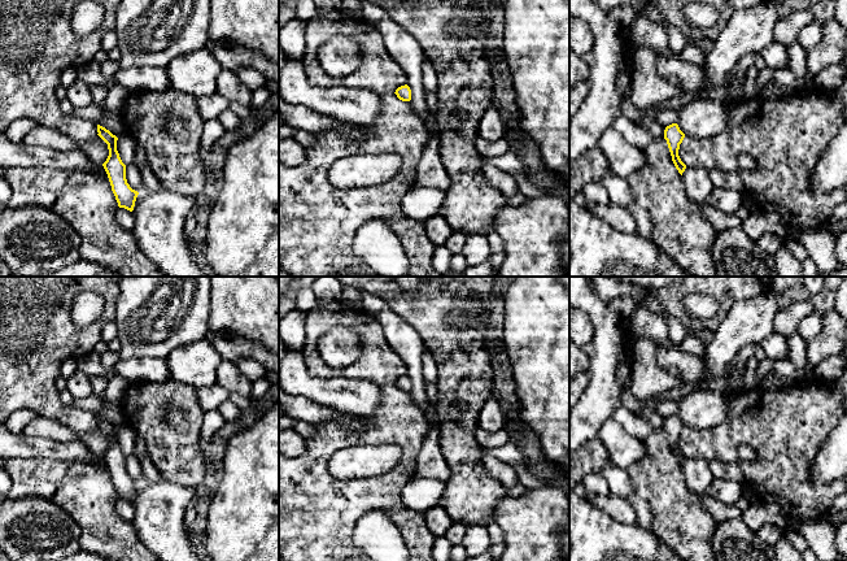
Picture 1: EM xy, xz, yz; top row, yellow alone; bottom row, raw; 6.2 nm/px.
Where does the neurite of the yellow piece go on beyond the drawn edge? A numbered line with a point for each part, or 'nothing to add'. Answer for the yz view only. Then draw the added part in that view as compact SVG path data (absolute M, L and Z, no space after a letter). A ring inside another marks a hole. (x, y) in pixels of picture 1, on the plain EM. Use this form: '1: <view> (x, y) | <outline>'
nothing to add

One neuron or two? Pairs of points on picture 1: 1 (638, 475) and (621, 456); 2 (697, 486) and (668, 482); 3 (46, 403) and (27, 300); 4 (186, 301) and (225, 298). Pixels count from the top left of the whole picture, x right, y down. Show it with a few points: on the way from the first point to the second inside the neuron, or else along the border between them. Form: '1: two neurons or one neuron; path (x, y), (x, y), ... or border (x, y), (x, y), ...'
1: two neurons; border (644, 442), (645, 455), (627, 469)
2: two neurons; border (680, 466), (685, 485), (693, 492), (704, 496)
3: one neuron; path (27, 377), (27, 326)
4: two neurons; border (210, 290), (208, 329)

